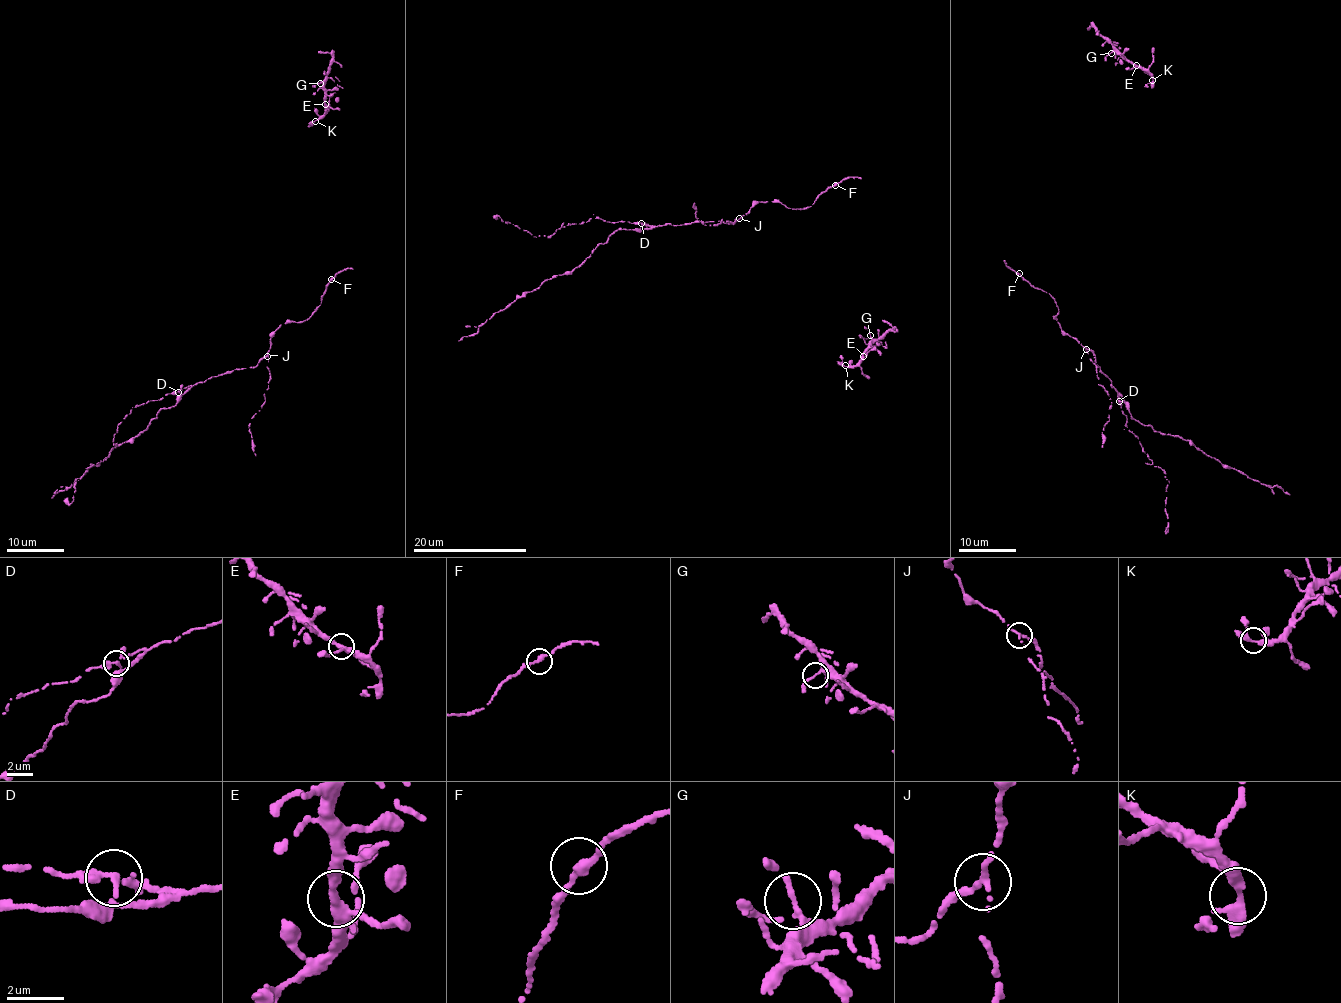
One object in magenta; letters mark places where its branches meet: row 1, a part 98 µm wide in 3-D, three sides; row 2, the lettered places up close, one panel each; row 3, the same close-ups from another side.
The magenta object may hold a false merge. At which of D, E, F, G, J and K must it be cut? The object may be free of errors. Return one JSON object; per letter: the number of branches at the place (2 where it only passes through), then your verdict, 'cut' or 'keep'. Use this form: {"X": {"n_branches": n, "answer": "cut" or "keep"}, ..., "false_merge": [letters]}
{"D": {"n_branches": 3, "answer": "cut"}, "E": {"n_branches": 3, "answer": "keep"}, "F": {"n_branches": 2, "answer": "keep"}, "G": {"n_branches": 3, "answer": "keep"}, "J": {"n_branches": 1, "answer": "keep"}, "K": {"n_branches": 3, "answer": "keep"}, "false_merge": ["D"]}

